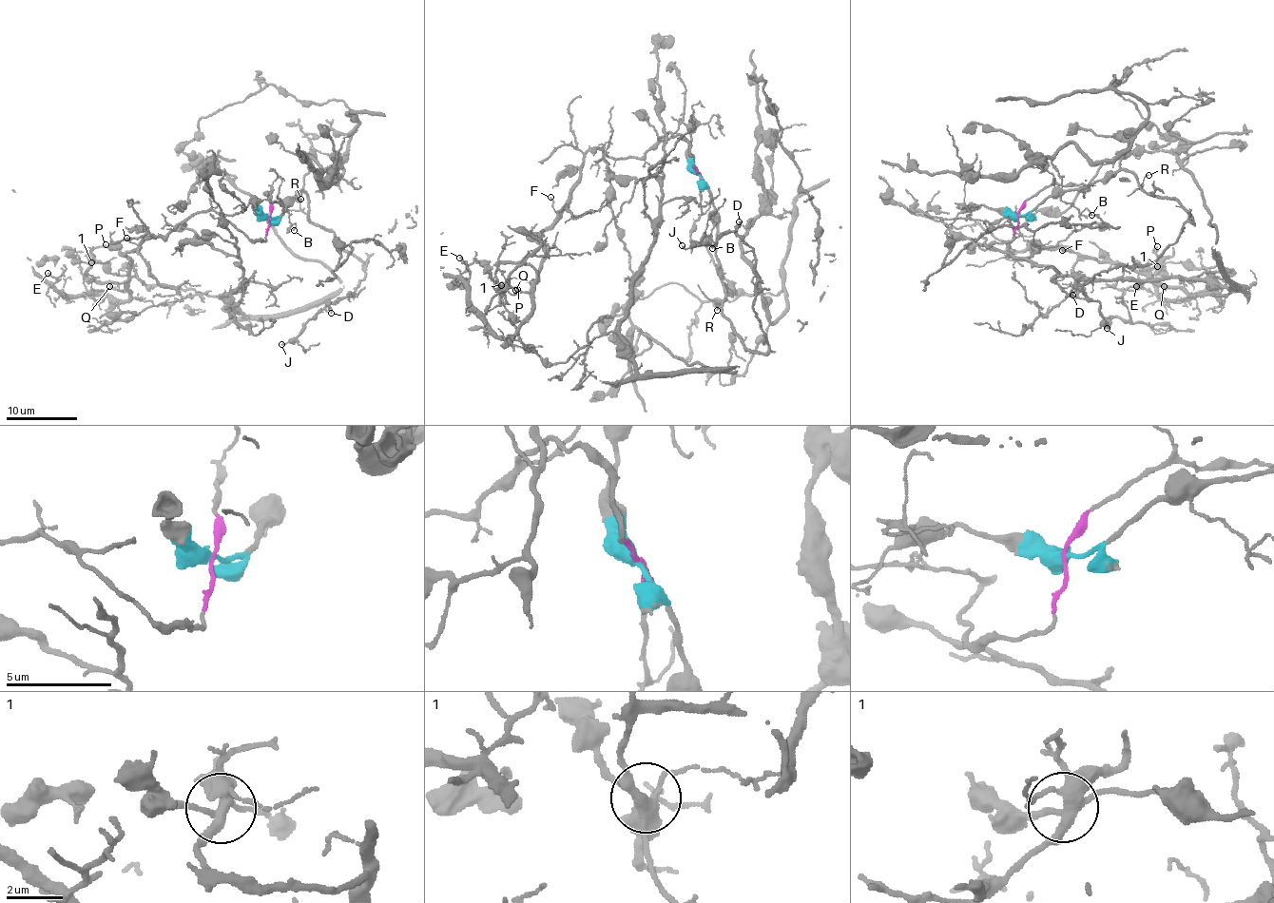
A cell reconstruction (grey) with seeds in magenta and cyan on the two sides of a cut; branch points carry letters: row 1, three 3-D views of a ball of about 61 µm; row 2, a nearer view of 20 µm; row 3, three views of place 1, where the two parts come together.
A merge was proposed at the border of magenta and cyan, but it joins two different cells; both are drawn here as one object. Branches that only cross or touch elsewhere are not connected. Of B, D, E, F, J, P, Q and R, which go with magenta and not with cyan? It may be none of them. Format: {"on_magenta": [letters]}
{"on_magenta": ["E", "F", "P", "Q"]}

